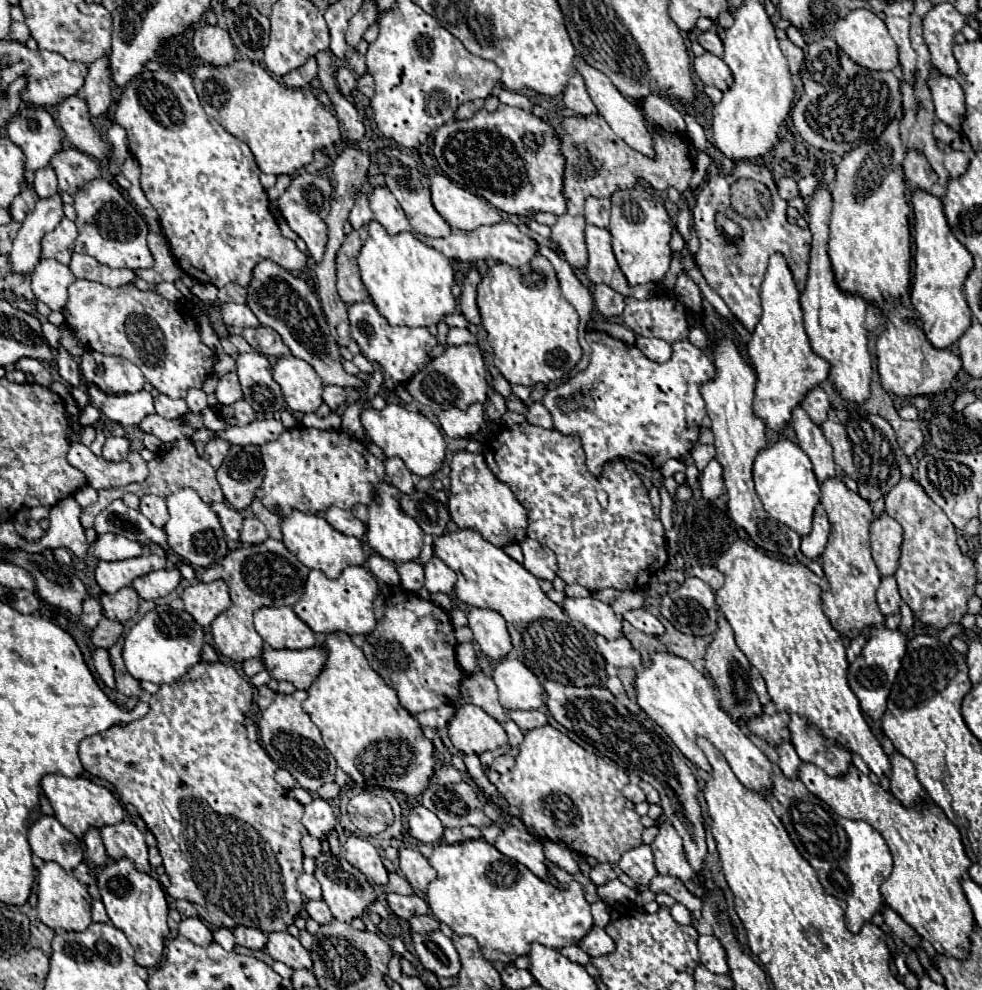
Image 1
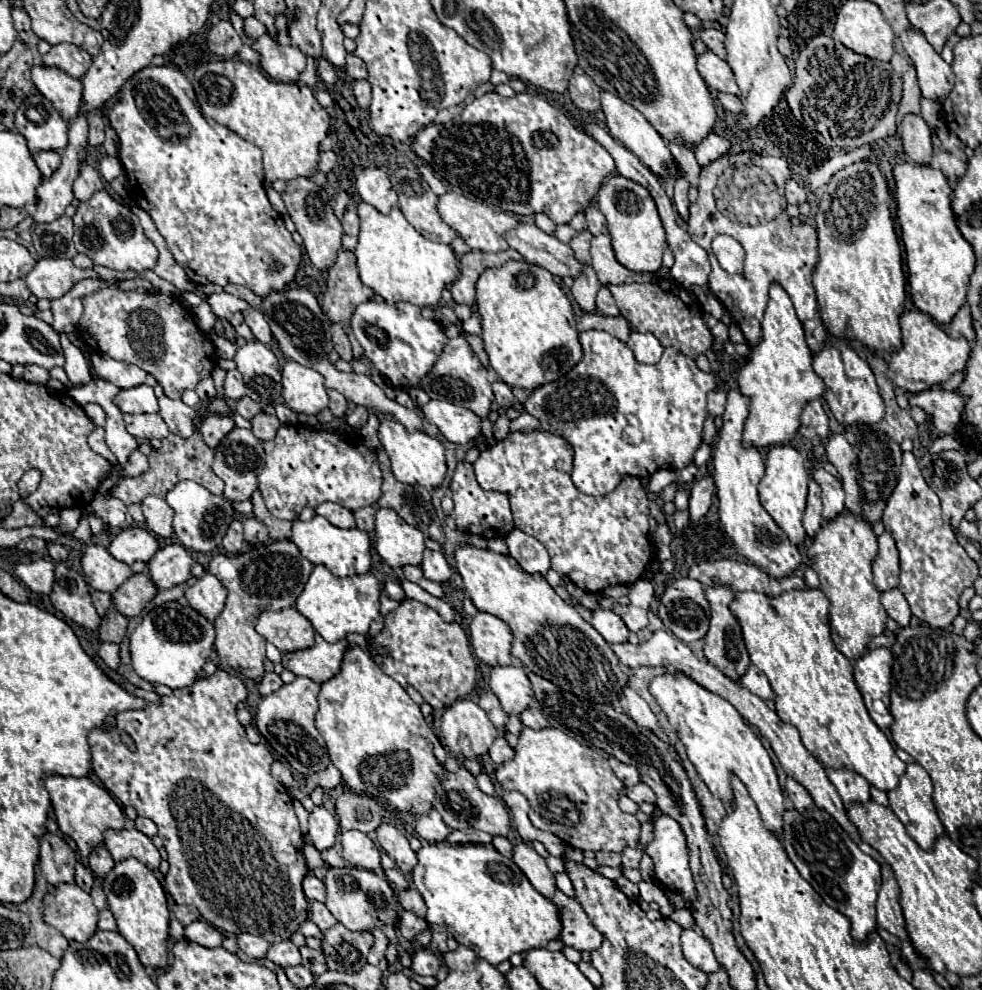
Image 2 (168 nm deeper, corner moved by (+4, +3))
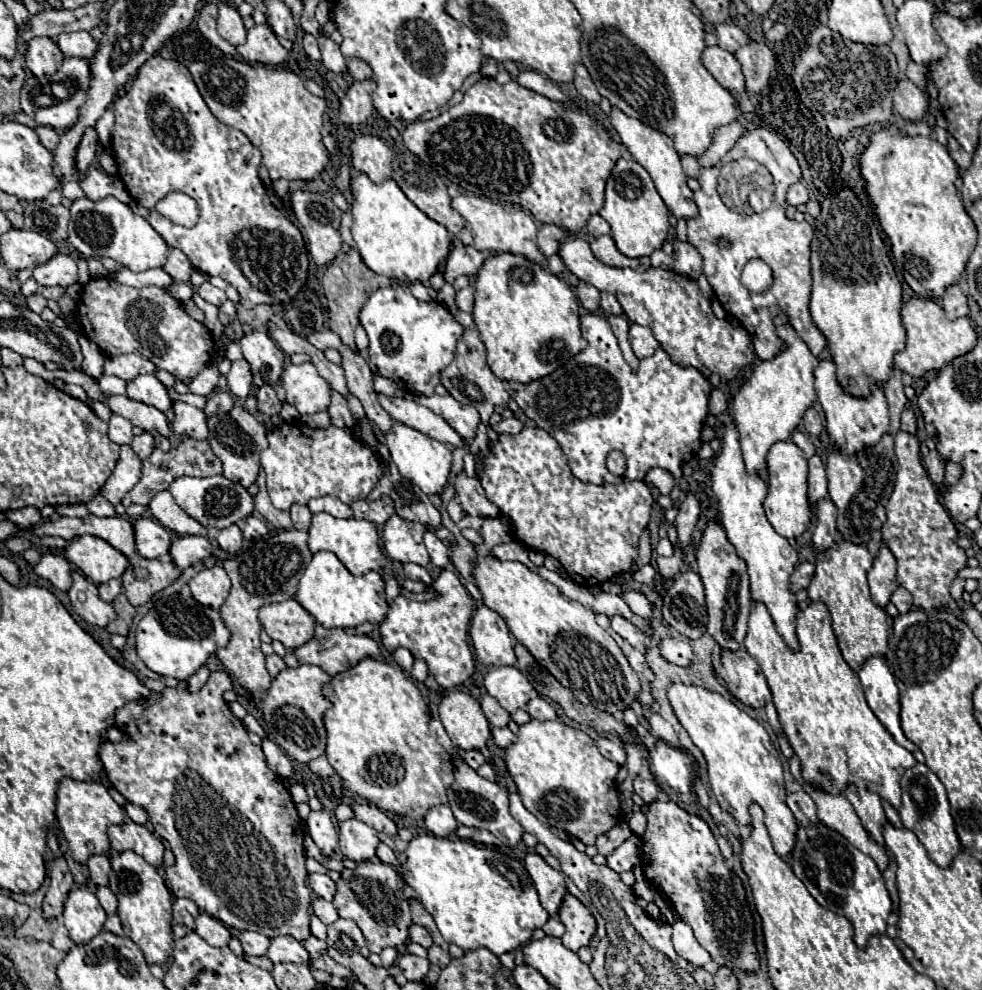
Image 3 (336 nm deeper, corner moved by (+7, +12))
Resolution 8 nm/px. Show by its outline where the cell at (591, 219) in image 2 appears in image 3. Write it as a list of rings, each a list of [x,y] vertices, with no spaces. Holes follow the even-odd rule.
[[[592,214],[592,218],[590,218],[588,224],[586,224],[586,230],[588,230],[590,236],[598,238],[598,236],[610,234],[610,224],[608,224],[600,214]]]

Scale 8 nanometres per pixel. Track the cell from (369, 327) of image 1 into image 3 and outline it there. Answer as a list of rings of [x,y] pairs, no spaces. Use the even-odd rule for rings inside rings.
[[[394,284],[392,288],[384,288],[374,292],[360,312],[360,324],[364,326],[370,338],[370,360],[376,364],[378,374],[396,382],[402,390],[432,396],[434,388],[440,384],[440,370],[444,370],[456,350],[456,342],[464,332],[464,326],[448,312],[448,308],[440,302],[422,302],[412,296],[408,284]]]

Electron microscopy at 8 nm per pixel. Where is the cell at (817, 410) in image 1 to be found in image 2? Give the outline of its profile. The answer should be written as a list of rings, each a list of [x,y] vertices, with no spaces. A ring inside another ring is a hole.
[[[813,399],[809,401],[805,407],[803,407],[803,413],[801,413],[801,427],[799,427],[799,433],[807,439],[825,439],[831,429],[829,429],[829,417],[823,409],[823,403],[819,399]]]

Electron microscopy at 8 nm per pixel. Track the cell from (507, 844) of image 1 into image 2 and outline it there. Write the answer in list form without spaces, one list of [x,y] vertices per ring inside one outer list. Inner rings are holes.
[[[519,843],[513,847],[513,861],[515,865],[527,875],[531,885],[545,897],[553,897],[555,893],[555,877],[549,871],[545,859],[537,855],[537,851],[529,843]]]

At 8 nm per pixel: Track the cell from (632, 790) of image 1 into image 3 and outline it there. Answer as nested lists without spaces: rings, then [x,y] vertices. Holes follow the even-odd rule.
[[[636,778],[634,780],[634,792],[644,800],[644,802],[654,802],[658,798],[658,786],[654,784],[654,780],[644,780],[644,778]]]

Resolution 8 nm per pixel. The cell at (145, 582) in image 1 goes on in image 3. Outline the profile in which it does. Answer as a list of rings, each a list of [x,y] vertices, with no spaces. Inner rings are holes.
[[[178,536],[170,548],[172,562],[182,570],[202,558],[208,558],[212,552],[214,544],[206,536]]]

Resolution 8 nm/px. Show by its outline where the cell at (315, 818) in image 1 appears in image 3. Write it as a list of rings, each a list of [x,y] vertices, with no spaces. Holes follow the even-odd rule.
[[[316,810],[316,812],[310,812],[310,816],[306,818],[306,824],[314,844],[322,850],[322,854],[328,858],[334,856],[338,850],[338,832],[334,828],[332,818],[324,810]]]

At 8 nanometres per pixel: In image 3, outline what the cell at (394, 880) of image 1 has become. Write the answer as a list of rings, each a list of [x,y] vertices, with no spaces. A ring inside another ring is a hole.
[[[410,900],[410,910],[412,910],[412,920],[414,920],[416,924],[424,926],[424,928],[430,932],[434,944],[438,944],[442,950],[448,950],[448,942],[440,936],[436,924],[434,924],[434,918],[424,910],[424,906],[420,904],[420,900]]]

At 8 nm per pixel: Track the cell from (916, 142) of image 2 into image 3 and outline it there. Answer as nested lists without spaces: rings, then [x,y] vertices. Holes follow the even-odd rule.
[[[902,78],[898,82],[894,96],[892,96],[892,102],[894,102],[894,110],[902,118],[908,118],[912,122],[920,120],[928,108],[928,102],[926,102],[922,90],[916,84],[912,84],[908,78]]]

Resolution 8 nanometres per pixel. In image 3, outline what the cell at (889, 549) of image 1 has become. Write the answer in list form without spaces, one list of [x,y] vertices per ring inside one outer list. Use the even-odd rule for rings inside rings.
[[[882,546],[880,554],[874,558],[874,566],[868,572],[868,582],[870,582],[870,594],[874,604],[884,608],[890,602],[892,592],[898,588],[896,558],[886,546]]]

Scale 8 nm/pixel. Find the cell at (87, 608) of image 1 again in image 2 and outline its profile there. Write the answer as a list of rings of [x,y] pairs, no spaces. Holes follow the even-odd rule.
[[[93,591],[93,593],[91,593],[91,601],[93,601],[97,613],[99,613],[99,615],[105,615],[107,607],[111,605],[111,595],[109,595],[109,593],[103,593],[103,591]]]

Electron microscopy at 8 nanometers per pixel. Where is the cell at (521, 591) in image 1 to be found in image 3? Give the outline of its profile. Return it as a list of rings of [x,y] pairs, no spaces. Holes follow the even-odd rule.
[[[486,556],[486,558],[478,558],[476,566],[474,566],[474,578],[476,584],[482,592],[484,604],[498,612],[512,636],[522,642],[530,654],[568,690],[574,692],[574,696],[582,702],[582,704],[592,704],[598,710],[604,710],[608,714],[618,714],[624,712],[626,708],[630,708],[638,696],[640,696],[640,678],[638,674],[630,668],[628,658],[624,656],[624,652],[620,650],[620,646],[614,642],[614,638],[596,624],[594,614],[584,608],[580,602],[570,600],[568,596],[564,596],[554,584],[542,580],[536,572],[530,572],[524,564],[520,562],[502,562],[494,556]]]

